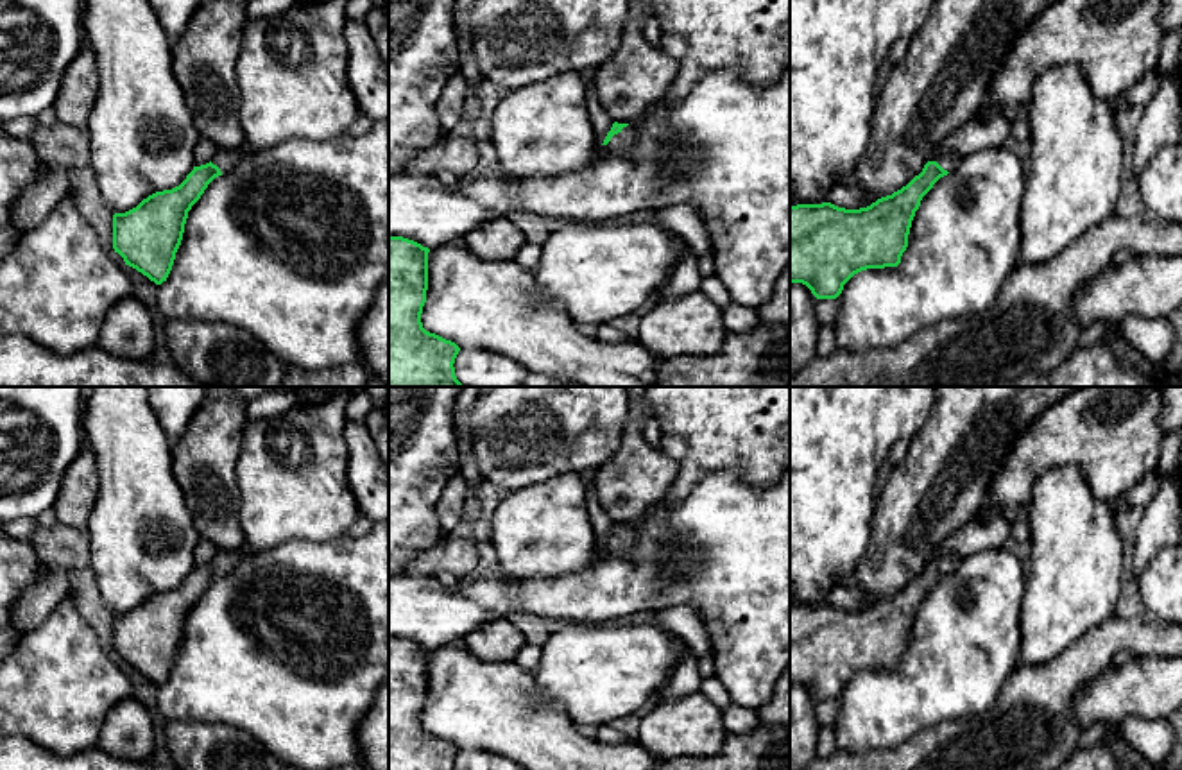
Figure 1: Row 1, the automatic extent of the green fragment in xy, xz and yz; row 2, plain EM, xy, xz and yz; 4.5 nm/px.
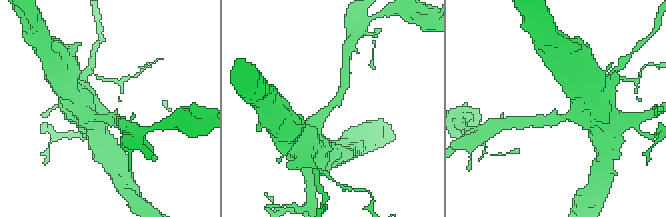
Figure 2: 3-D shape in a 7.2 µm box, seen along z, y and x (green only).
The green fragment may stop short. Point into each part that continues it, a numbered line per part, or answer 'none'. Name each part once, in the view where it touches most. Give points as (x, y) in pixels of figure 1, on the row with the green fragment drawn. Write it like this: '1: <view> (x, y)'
1: xz (622, 144)

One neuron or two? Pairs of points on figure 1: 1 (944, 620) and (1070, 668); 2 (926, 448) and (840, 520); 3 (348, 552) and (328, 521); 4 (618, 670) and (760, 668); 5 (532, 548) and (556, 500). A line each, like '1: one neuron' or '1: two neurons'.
1: two neurons
2: two neurons
3: two neurons
4: two neurons
5: one neuron

